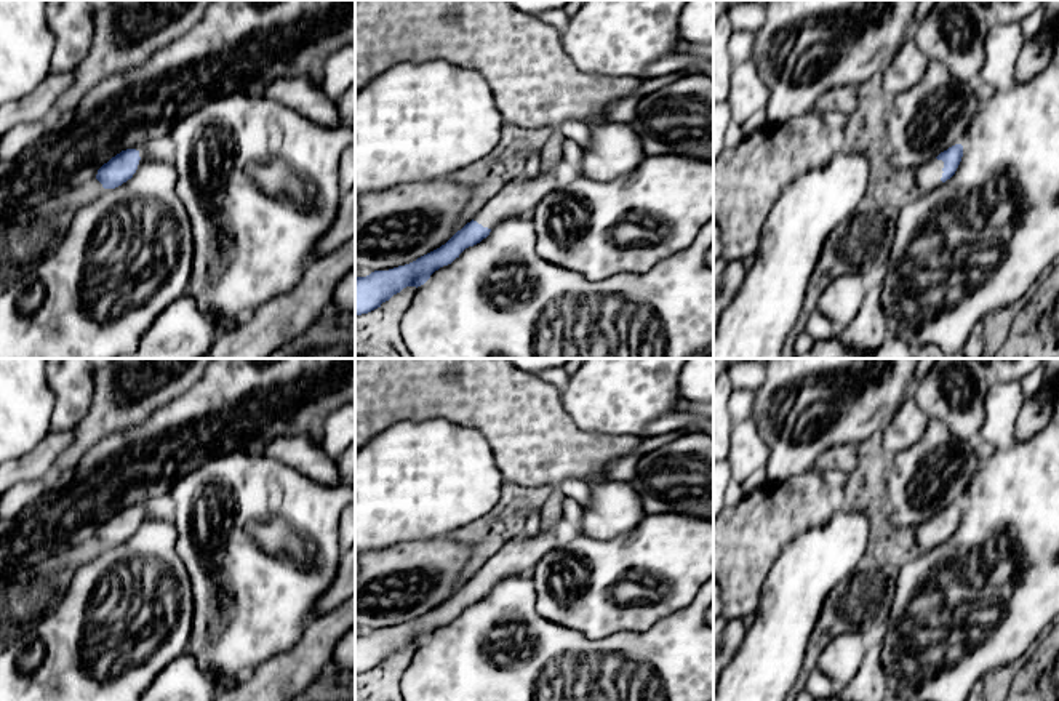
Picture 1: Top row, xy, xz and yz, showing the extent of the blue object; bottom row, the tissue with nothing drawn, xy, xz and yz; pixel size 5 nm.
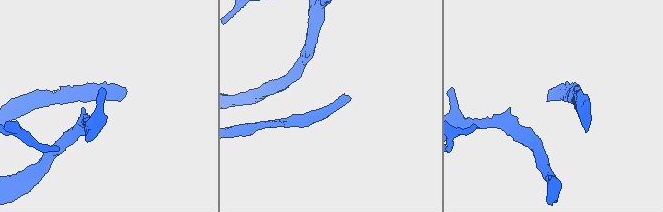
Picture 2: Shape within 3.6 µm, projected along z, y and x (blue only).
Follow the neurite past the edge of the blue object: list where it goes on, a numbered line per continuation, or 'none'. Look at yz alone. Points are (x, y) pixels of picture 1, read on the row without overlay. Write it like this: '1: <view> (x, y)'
1: yz (928, 535)

